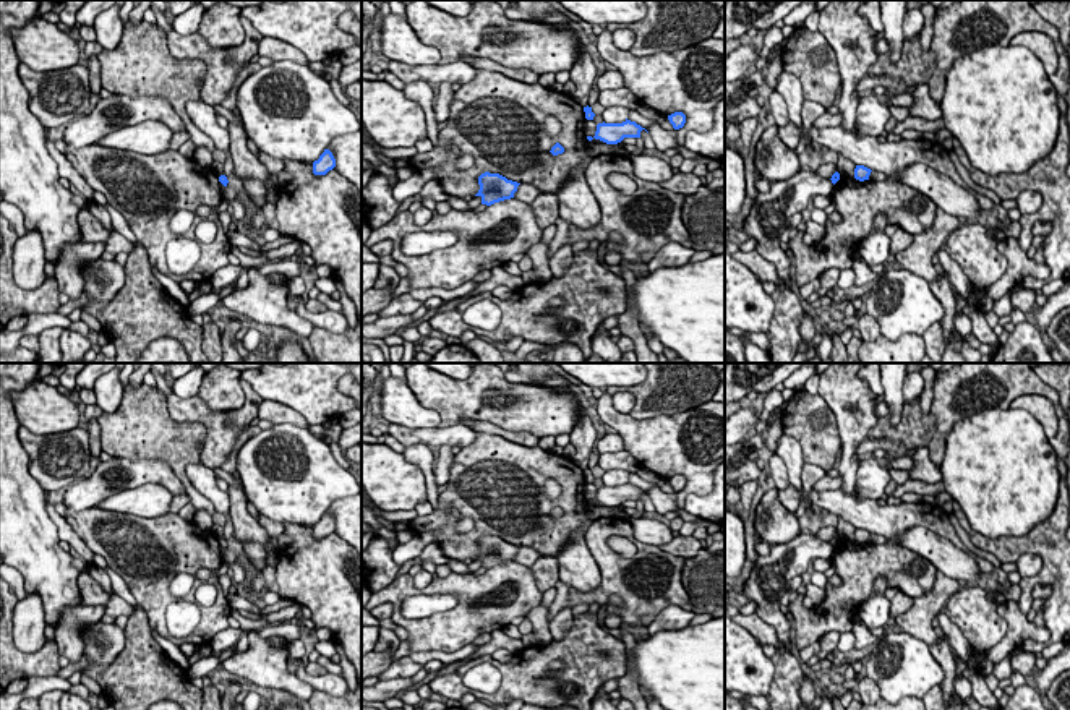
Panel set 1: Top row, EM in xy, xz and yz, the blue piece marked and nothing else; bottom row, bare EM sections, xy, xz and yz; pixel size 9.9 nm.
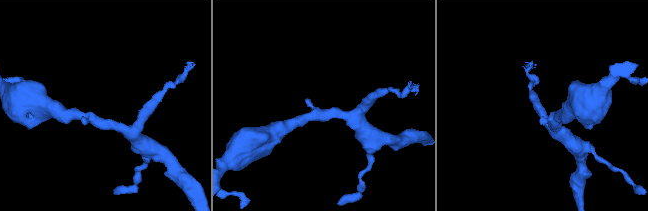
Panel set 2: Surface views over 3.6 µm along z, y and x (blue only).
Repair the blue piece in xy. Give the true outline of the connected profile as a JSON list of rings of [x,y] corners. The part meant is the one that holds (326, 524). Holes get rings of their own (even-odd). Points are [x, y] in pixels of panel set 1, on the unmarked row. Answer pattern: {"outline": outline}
{"outline": [[[329,512],[319,519],[318,524],[313,525],[313,537],[315,538],[326,538],[329,533],[336,530],[336,522]]]}

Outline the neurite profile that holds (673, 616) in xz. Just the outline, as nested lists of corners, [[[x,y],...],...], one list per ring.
[[[676,605],[663,608],[657,618],[650,622],[648,635],[657,634],[663,629],[683,629],[691,624],[697,611],[687,611]]]

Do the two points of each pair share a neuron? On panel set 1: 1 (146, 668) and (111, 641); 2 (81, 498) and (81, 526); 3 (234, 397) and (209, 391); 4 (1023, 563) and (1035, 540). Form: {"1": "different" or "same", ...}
{"1": "different", "2": "different", "3": "same", "4": "different"}

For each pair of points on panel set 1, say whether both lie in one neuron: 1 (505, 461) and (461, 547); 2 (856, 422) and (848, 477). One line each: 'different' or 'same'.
1: same
2: same

